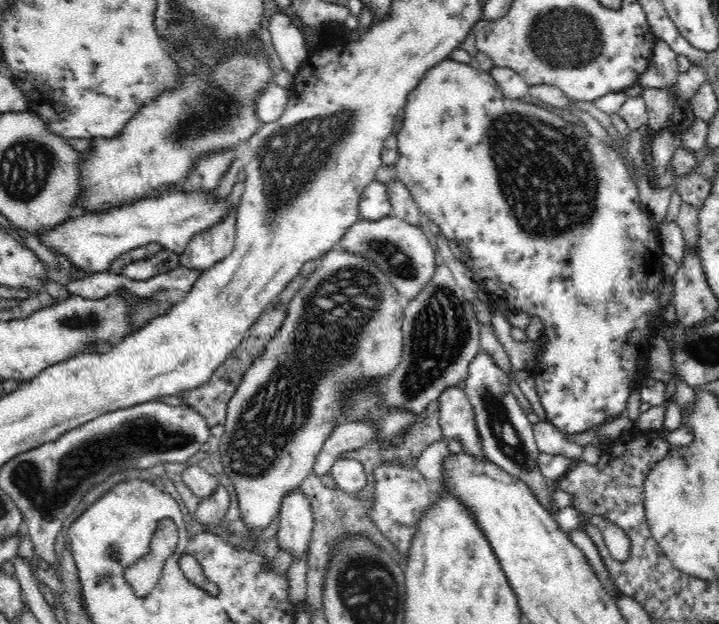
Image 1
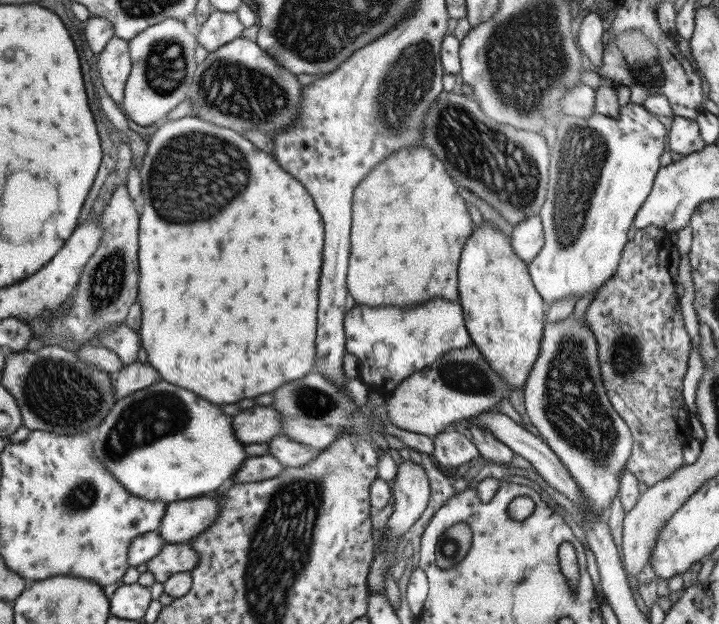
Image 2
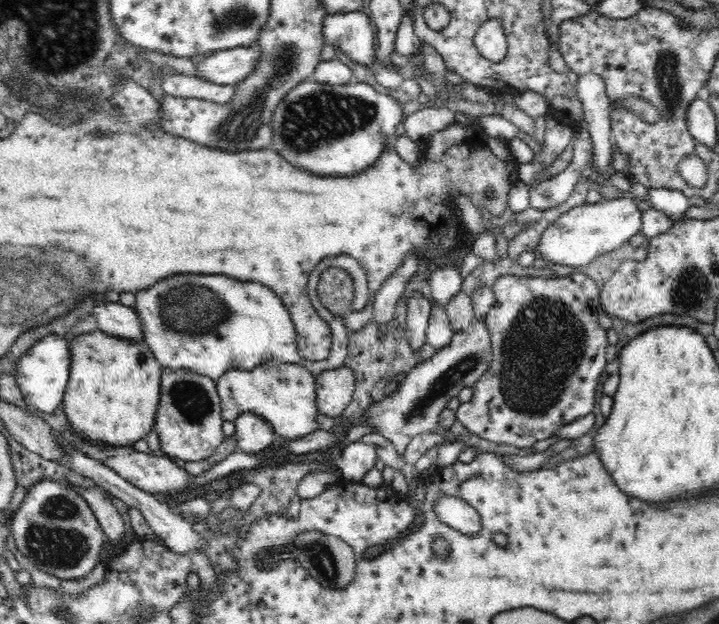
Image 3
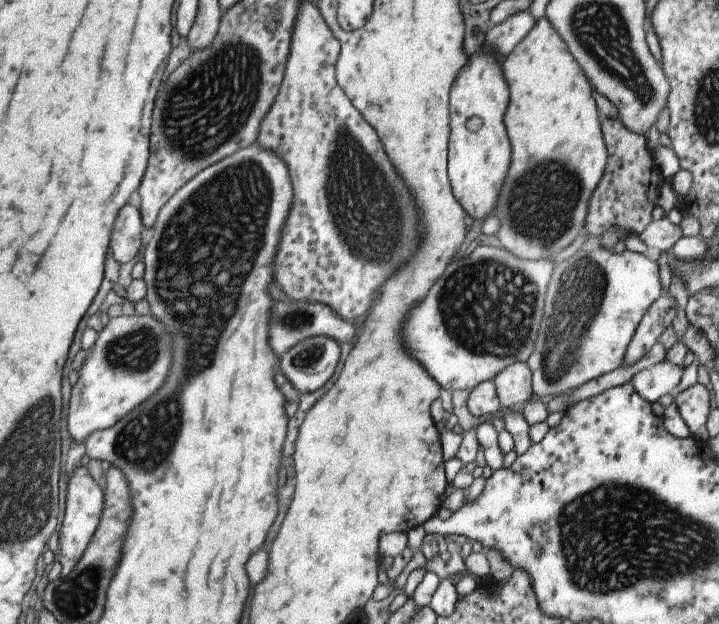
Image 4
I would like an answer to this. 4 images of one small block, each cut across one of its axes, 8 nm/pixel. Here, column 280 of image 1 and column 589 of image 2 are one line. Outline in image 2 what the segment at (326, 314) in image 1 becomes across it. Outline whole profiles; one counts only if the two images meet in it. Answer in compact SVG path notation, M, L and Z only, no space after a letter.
M572 314L563 320L546 323L540 338L540 352L532 364L523 384L525 414L529 424L535 426L540 439L551 449L571 478L579 486L581 496L587 501L587 508L593 514L606 514L611 501L617 498L619 477L625 470L632 438L624 420L611 408L605 390L601 386L600 368L597 362L596 338L589 325L577 320Z

